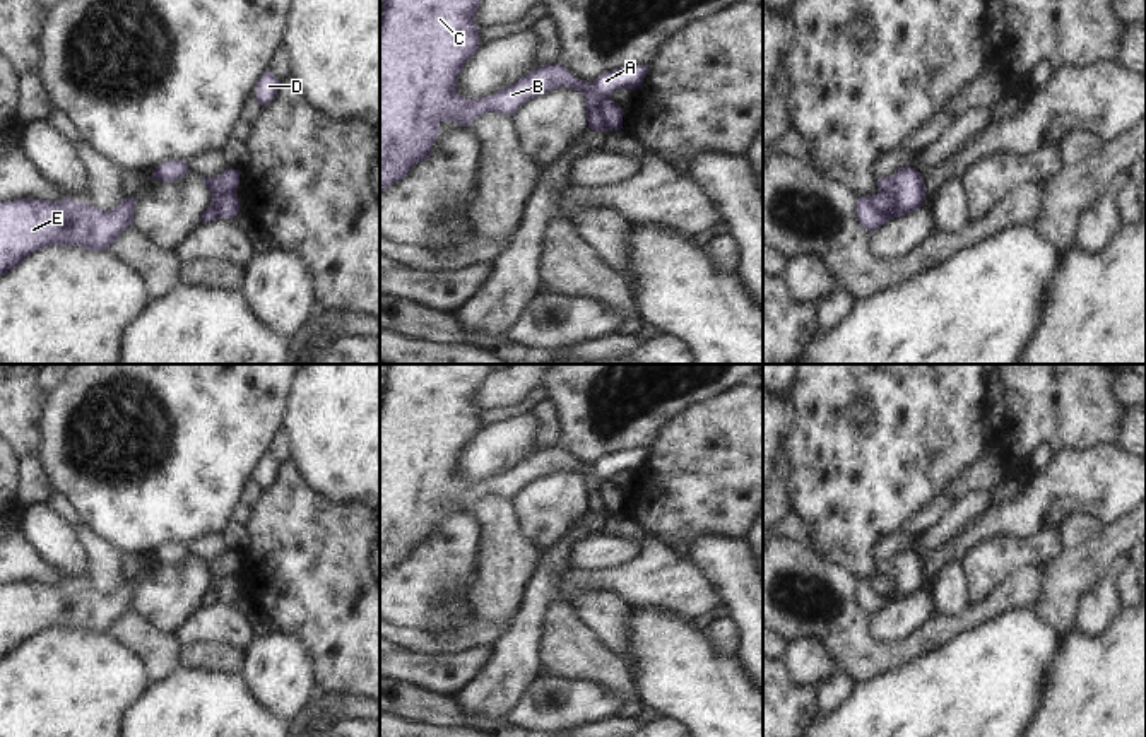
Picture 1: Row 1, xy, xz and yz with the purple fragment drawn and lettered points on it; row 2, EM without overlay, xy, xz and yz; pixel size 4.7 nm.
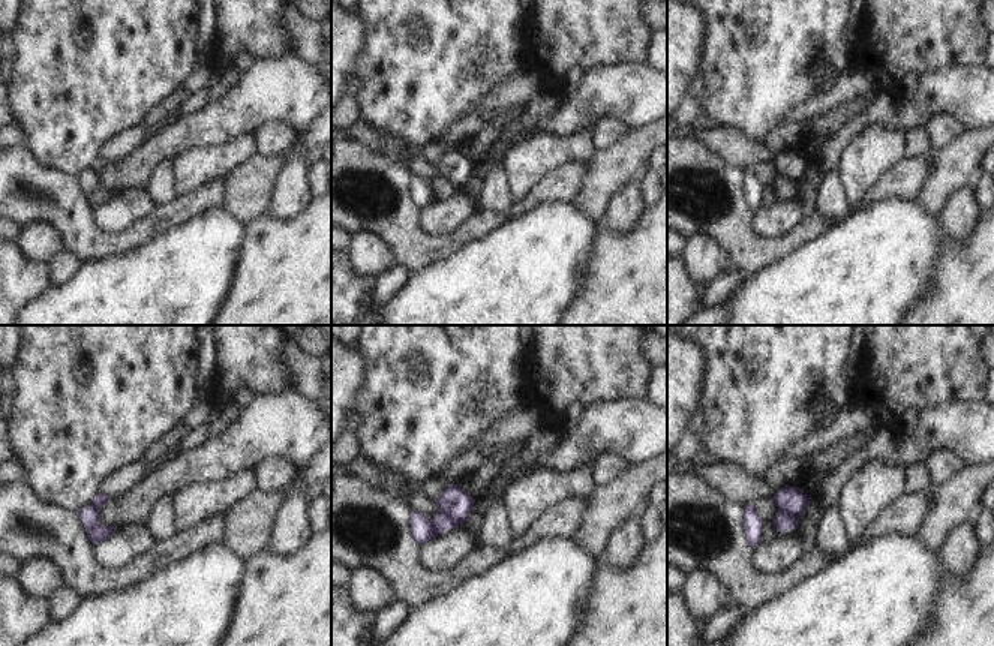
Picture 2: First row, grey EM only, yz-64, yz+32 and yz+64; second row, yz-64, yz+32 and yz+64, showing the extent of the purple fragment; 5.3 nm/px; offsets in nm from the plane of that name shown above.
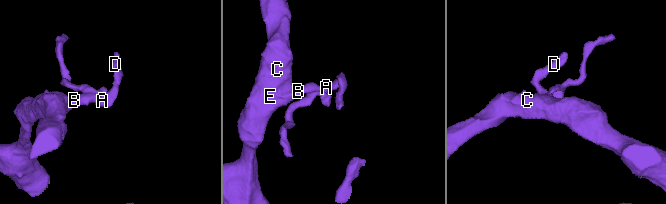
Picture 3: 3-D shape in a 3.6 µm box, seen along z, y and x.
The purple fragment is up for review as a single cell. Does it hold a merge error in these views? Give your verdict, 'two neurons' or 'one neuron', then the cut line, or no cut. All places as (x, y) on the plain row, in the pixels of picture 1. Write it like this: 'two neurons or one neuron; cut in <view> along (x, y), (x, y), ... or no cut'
two neurons; cut in yz along (868, 580), (880, 594), (893, 595)

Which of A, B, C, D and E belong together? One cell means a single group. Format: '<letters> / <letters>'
A D / B C E

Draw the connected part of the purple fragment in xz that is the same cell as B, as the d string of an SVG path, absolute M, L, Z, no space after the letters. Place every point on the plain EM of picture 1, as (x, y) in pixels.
M387 364L380 398L380 575L400 564L414 547L429 542L441 504L470 510L486 494L513 499L527 484L558 470L570 470L583 479L590 477L592 467L571 458L561 446L537 450L493 479L469 482L457 477L457 460L481 429L481 412L474 402L482 380L491 371L493 364Z

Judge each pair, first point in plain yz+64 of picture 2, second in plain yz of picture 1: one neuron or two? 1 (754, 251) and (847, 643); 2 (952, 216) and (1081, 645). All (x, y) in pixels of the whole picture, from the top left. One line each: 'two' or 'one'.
1: one
2: two

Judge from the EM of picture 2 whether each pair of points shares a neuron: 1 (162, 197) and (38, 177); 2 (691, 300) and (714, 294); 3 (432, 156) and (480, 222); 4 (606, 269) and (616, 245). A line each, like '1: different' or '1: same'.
1: different
2: different
3: different
4: same

